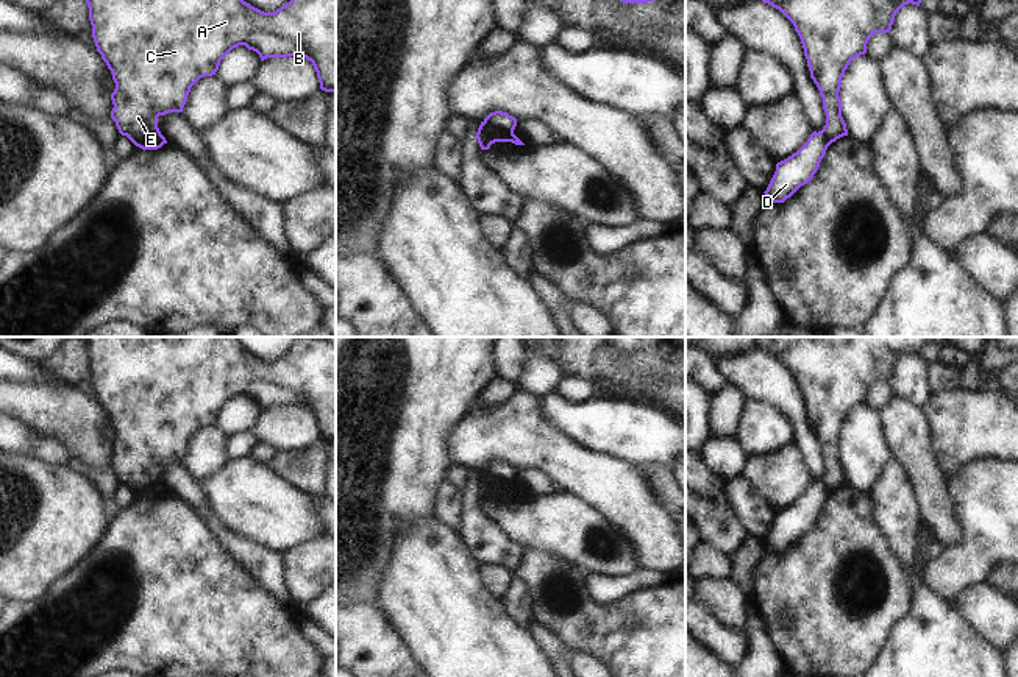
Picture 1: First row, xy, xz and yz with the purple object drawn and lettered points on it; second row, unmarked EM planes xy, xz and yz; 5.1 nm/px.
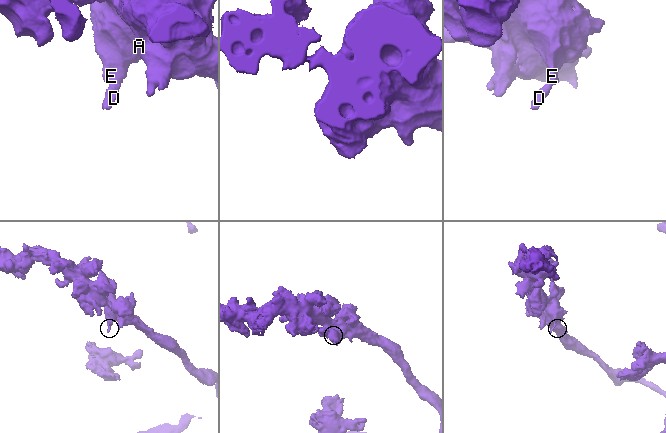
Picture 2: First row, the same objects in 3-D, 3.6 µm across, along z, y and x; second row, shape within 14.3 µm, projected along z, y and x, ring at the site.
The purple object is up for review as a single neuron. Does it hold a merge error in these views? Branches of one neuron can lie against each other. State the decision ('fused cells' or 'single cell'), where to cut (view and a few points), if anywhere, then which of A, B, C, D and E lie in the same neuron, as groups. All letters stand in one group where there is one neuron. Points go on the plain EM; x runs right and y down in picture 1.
fused cells; cut xz (484, 470), (512, 482); groups A B C E / D

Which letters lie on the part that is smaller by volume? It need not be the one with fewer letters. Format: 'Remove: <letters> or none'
Remove: D

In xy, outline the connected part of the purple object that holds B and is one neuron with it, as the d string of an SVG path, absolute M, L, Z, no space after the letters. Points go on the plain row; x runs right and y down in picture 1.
M84 337L86 353L89 357L89 370L92 374L92 387L97 401L106 412L112 423L116 438L111 443L112 460L111 468L122 485L126 485L134 494L161 484L158 477L158 466L169 462L183 462L190 437L203 426L212 426L219 420L220 410L236 396L245 395L259 404L261 410L267 407L301 406L312 412L320 438L325 441L336 441L336 345L320 342L315 337L297 337L294 348L273 362L264 362L250 353L244 351L236 337Z

